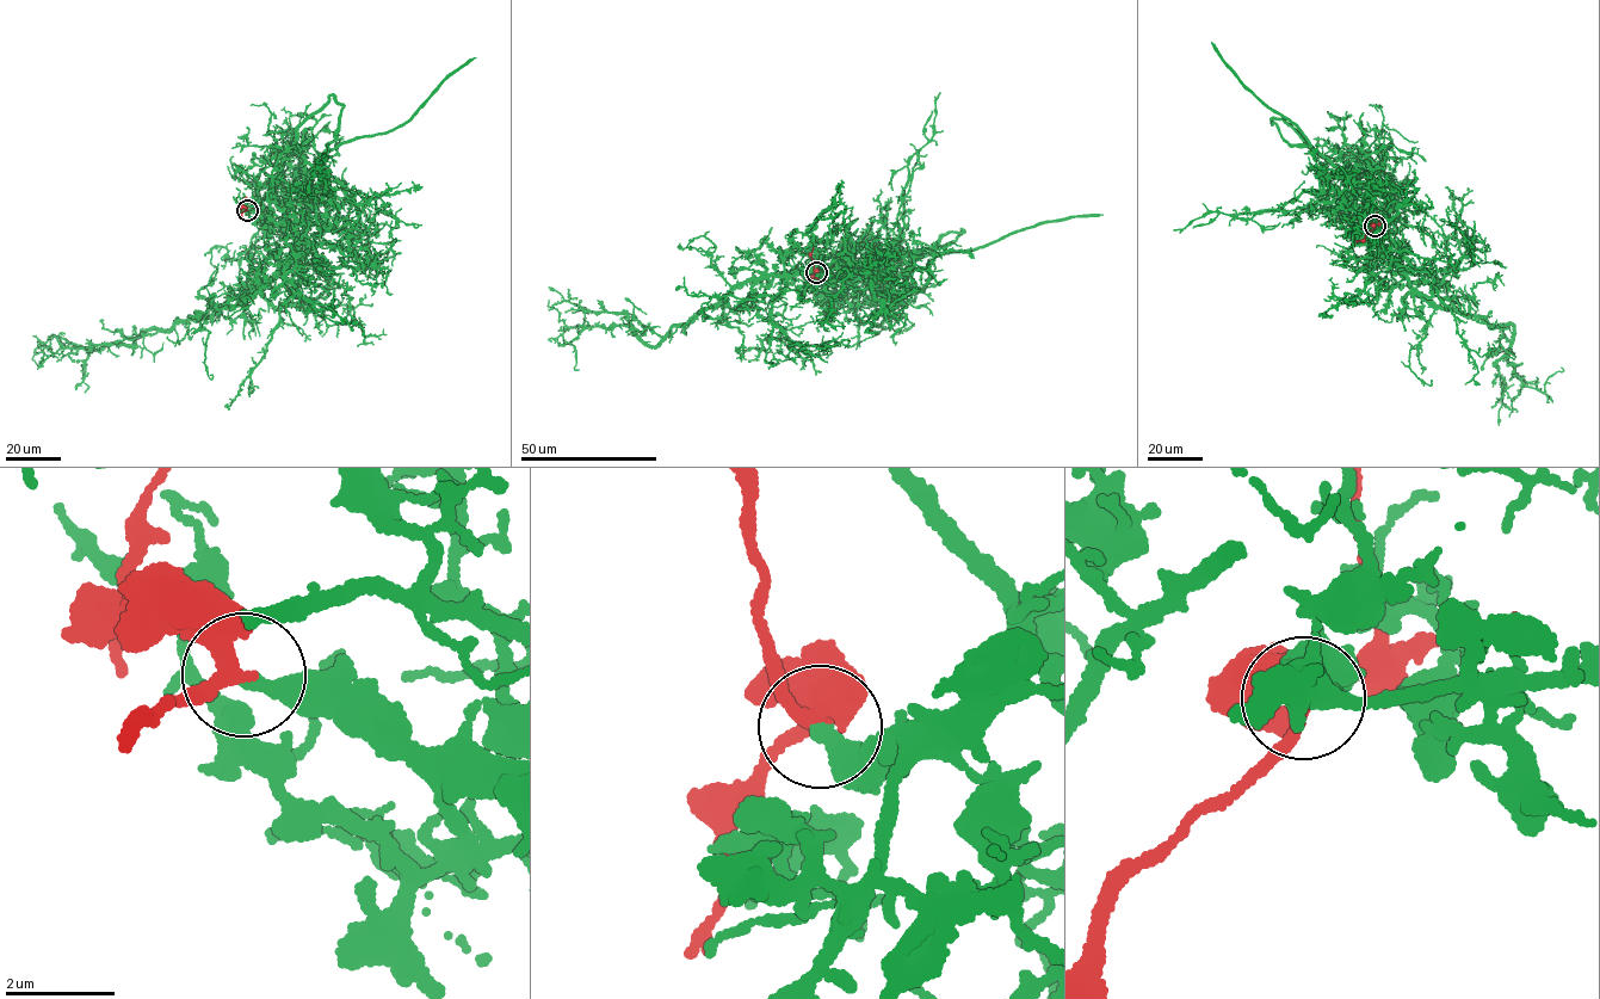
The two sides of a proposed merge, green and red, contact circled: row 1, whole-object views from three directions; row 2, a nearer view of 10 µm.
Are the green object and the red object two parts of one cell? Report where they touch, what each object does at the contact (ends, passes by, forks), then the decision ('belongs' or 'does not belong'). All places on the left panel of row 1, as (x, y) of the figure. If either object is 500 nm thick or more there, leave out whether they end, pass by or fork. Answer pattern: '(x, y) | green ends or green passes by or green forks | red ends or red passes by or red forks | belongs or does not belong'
(247, 210) | green ends | red passes by | belongs

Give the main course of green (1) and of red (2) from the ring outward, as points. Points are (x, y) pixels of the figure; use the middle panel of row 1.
1: (816, 272), (828, 266), (805, 284), (772, 276), (735, 287), (653, 346), (630, 325), (569, 327), (549, 300)
2: (816, 272), (810, 257), (813, 247)

